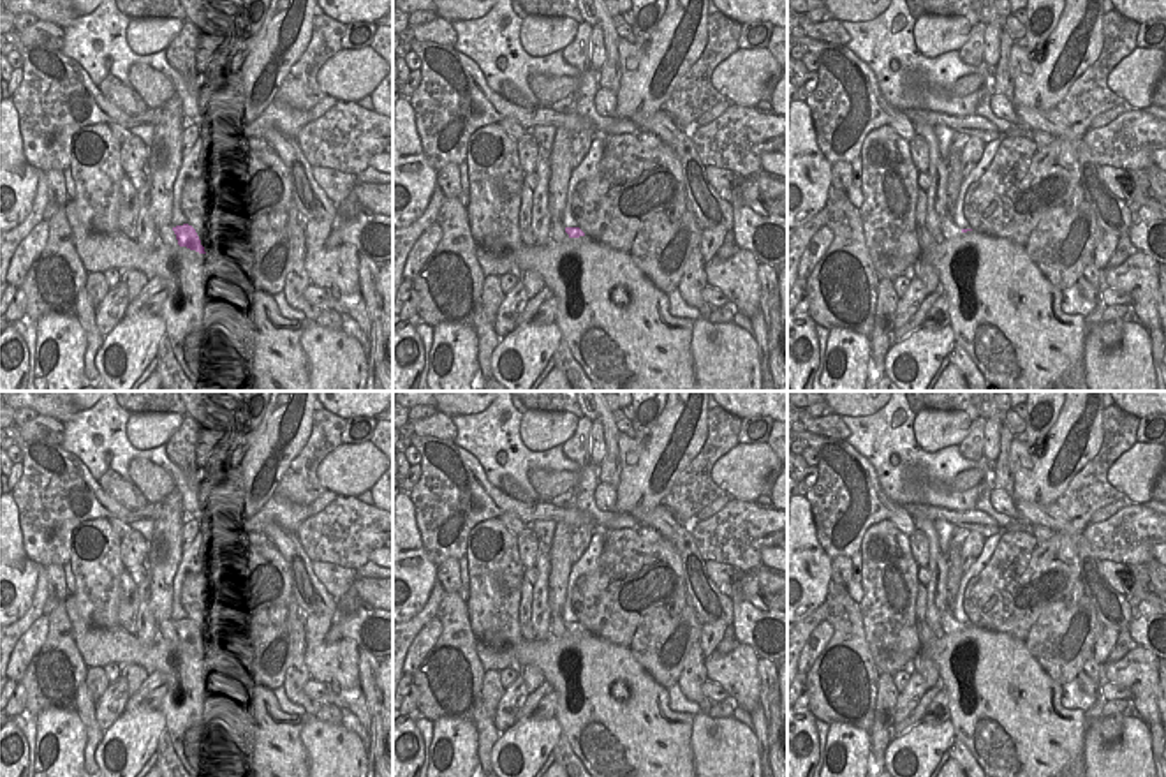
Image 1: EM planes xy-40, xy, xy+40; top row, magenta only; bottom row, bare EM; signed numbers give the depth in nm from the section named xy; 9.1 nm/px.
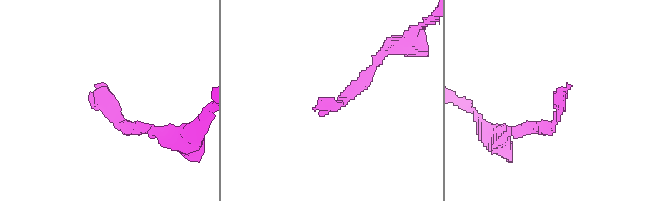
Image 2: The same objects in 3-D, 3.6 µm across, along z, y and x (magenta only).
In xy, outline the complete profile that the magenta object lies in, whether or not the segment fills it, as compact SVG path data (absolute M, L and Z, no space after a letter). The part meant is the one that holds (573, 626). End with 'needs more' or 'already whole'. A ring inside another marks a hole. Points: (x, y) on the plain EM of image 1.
M553 615L550 618L550 634L557 638L567 638L571 633L585 631L579 622L565 622L562 615Z; needs more

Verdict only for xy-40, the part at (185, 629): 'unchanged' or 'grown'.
grown

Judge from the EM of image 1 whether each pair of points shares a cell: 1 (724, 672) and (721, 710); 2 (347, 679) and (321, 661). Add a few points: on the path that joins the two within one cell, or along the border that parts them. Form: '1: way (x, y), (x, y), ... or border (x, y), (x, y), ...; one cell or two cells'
1: border (730, 696), (735, 703); two cells
2: way (340, 672), (328, 665); one cell

